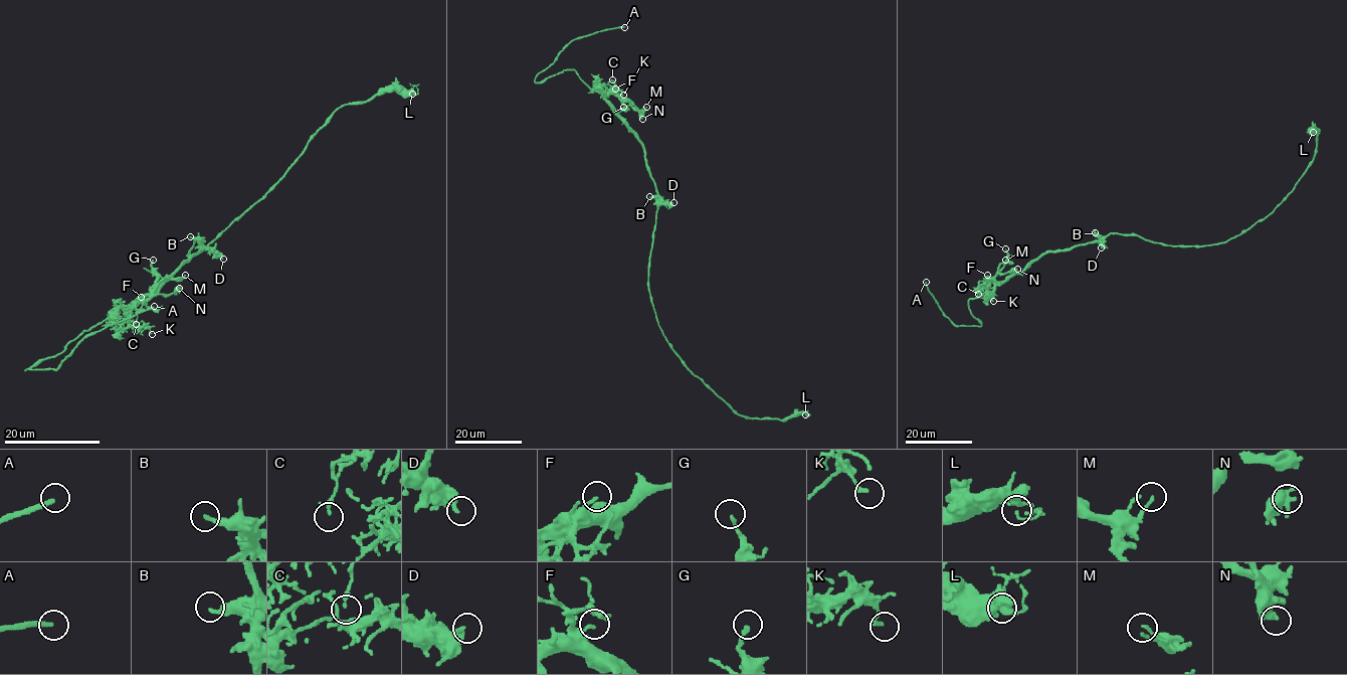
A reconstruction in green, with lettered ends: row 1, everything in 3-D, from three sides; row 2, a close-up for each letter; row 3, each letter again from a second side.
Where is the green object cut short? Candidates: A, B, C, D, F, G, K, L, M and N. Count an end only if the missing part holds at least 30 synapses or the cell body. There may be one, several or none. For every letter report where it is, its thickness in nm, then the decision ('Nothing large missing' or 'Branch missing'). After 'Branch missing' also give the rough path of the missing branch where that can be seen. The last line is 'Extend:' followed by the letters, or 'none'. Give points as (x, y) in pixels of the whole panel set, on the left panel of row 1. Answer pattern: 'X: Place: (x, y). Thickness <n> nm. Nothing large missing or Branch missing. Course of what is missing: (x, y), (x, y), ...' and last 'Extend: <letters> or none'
A: Place: (154, 306). Thickness 240 nm. Branch missing. Course of what is missing: (154, 306), (172, 299), (194, 297), (216, 278), (233, 278)
B: Place: (190, 236). Thickness 280 nm. Nothing large missing
C: Place: (136, 324). Thickness 200 nm. Nothing large missing
D: Place: (223, 259). Thickness 260 nm. Nothing large missing
F: Place: (141, 297). Thickness 170 nm. Nothing large missing
G: Place: (153, 260). Thickness 180 nm. Nothing large missing
K: Place: (152, 334). Thickness 180 nm. Nothing large missing
L: Place: (412, 94). Thickness 100 nm. Nothing large missing
M: Place: (185, 275). Thickness 140 nm. Nothing large missing
N: Place: (179, 288). Thickness 260 nm. Nothing large missing
Extend: A

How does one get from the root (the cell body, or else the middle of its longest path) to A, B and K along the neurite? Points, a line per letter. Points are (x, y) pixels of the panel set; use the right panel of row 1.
A: (1107, 234), (1043, 252), (1020, 272), (992, 282), (968, 301), (980, 326), (953, 323), (926, 282)
B: (1107, 234), (1099, 236), (1095, 232)
K: (1107, 234), (1099, 240), (1043, 252), (1020, 272), (1000, 281), (988, 296), (993, 301)

